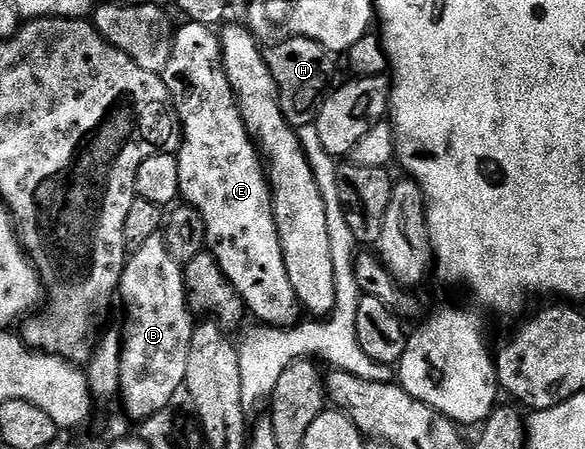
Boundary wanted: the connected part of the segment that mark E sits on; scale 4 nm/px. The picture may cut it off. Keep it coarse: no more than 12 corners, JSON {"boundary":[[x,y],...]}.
{"boundary":[[210,26],[160,73],[181,122],[180,200],[265,327],[303,310],[273,192]]}

